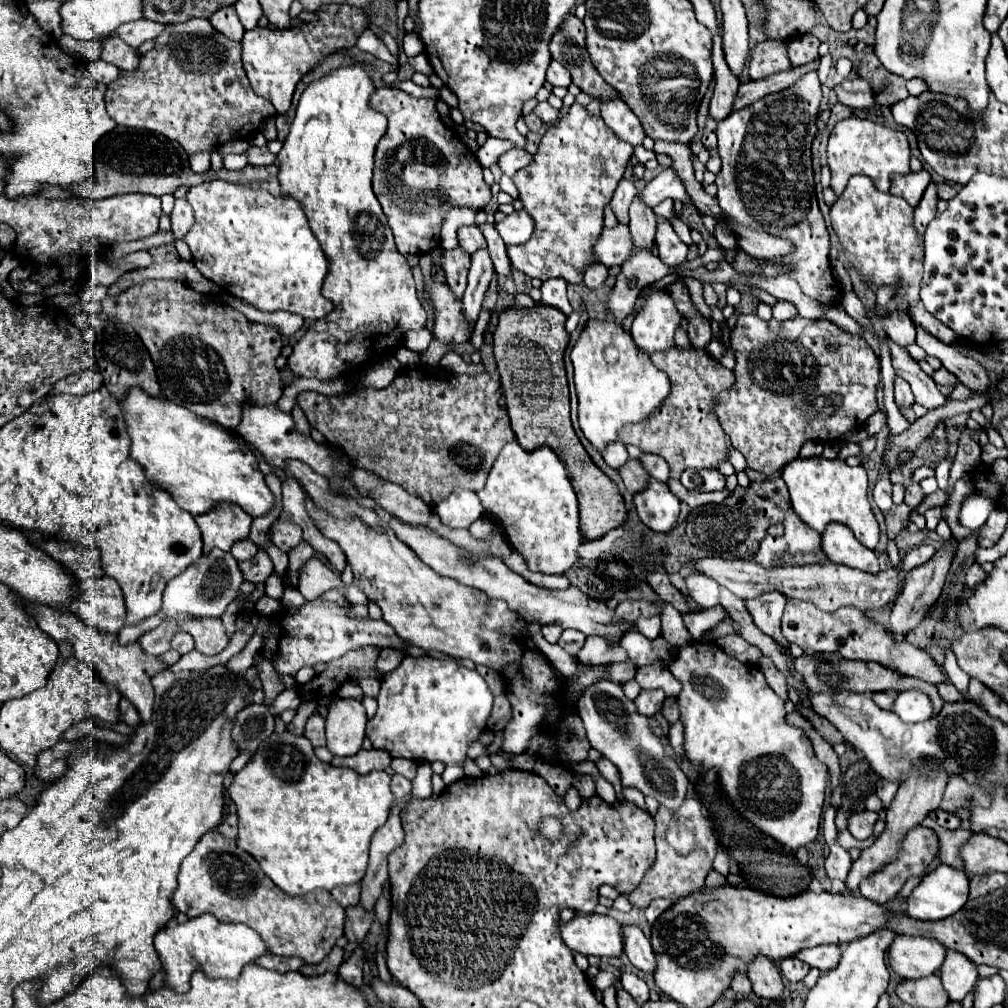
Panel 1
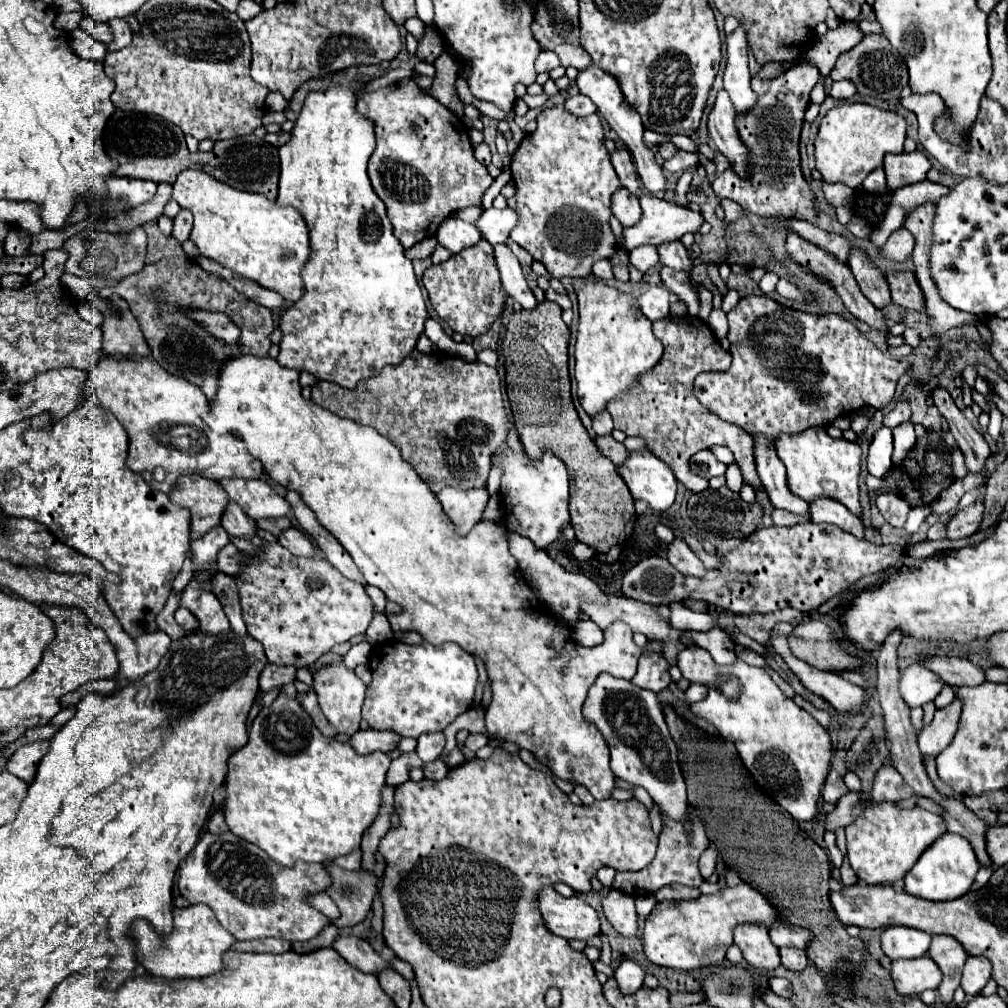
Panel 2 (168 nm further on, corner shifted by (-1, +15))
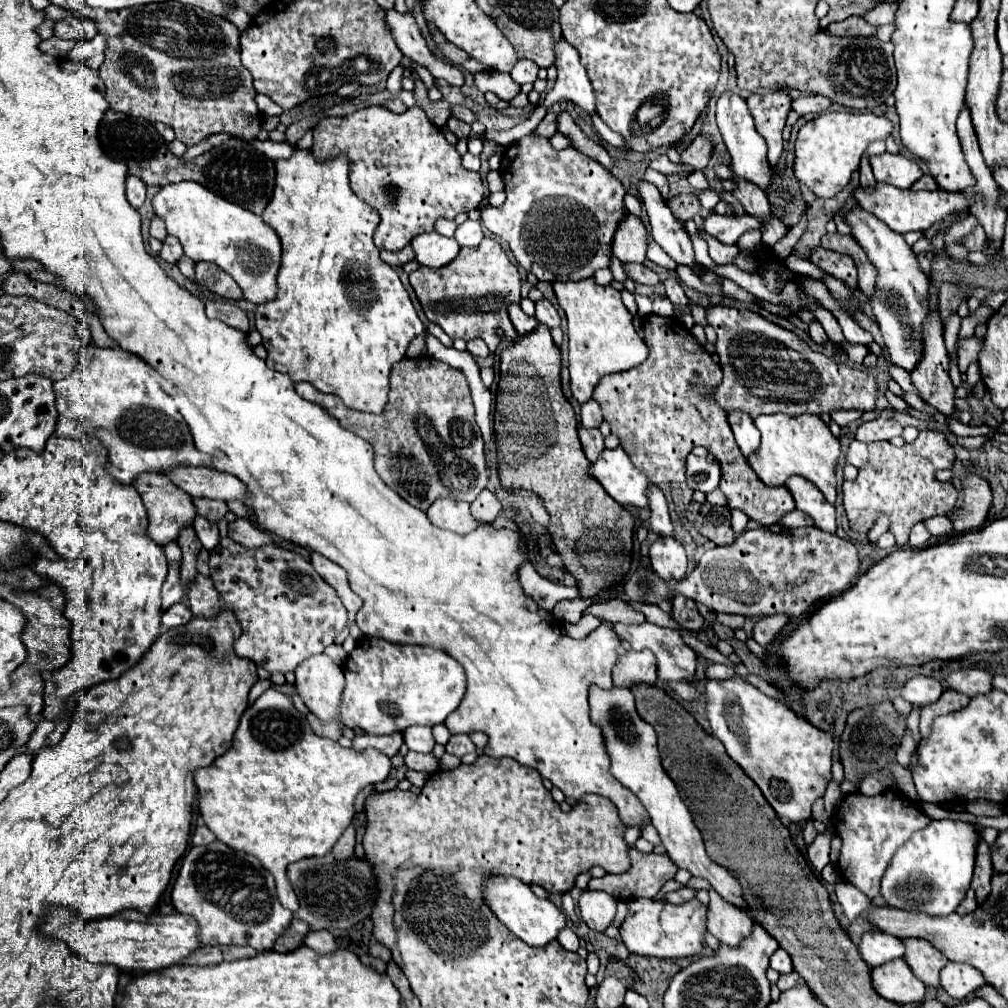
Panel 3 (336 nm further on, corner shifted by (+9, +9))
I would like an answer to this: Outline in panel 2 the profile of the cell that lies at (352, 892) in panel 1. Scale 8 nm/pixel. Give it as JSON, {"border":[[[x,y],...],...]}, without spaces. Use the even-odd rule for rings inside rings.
{"border":[[[357,849],[355,853],[349,853],[347,857],[337,857],[335,861],[331,861],[333,865],[341,867],[341,869],[349,869],[349,871],[359,871],[361,869],[361,851]]]}

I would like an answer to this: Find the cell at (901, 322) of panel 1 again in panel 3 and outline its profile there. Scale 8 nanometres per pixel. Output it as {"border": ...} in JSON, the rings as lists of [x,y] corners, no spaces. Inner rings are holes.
{"border":[[[819,245],[819,247],[813,247],[813,251],[809,253],[809,261],[815,263],[821,271],[843,279],[847,287],[851,289],[857,287],[857,269],[853,265],[853,259],[849,259],[849,255],[841,255],[837,251],[831,251]]]}

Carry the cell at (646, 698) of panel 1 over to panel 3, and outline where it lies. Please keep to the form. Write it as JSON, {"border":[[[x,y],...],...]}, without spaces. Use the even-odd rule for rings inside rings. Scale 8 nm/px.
{"border":[[[629,649],[625,655],[617,659],[613,667],[615,687],[629,687],[631,683],[639,683],[639,681],[649,685],[657,681],[657,661],[649,649],[645,651]]]}

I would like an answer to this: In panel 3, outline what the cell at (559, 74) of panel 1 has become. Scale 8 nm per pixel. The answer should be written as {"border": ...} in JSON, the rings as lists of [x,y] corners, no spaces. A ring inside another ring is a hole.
{"border":[[[519,59],[519,61],[515,63],[515,67],[511,69],[511,77],[513,77],[513,81],[519,83],[519,85],[523,85],[523,83],[535,83],[537,71],[539,71],[539,67],[537,67],[533,61]]]}

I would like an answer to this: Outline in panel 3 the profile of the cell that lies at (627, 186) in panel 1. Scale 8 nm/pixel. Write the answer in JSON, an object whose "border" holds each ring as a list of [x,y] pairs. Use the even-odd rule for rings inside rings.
{"border":[[[627,213],[613,239],[613,255],[623,263],[643,263],[647,253],[647,231],[639,217]]]}

